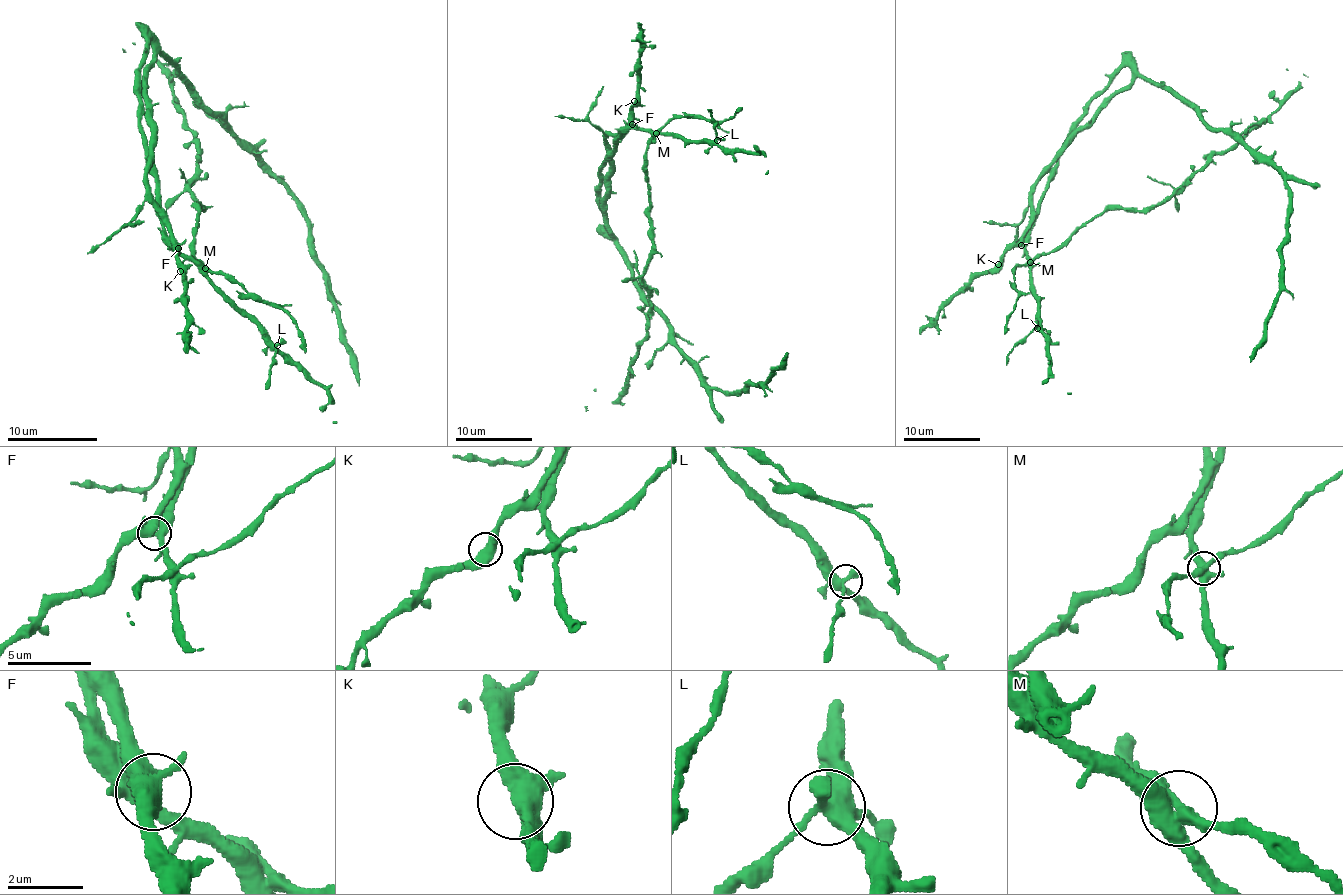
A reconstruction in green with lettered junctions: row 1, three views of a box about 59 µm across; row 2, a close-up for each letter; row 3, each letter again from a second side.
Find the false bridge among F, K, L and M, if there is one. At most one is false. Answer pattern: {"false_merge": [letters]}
{"false_merge": []}

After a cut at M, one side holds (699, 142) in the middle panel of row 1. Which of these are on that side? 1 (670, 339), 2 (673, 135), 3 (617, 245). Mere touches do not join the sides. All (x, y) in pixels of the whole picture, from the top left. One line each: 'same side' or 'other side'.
1: same side
2: same side
3: same side

